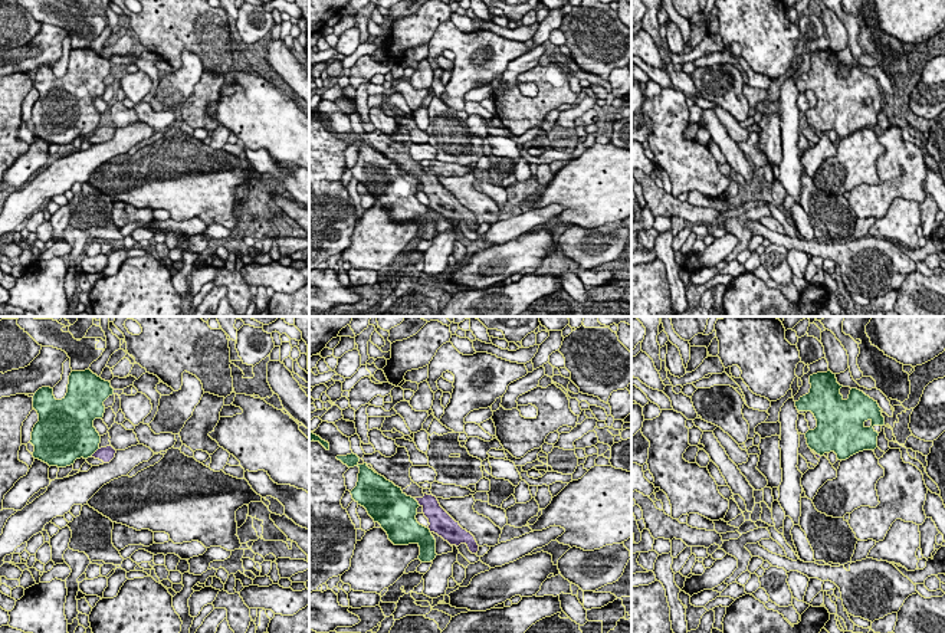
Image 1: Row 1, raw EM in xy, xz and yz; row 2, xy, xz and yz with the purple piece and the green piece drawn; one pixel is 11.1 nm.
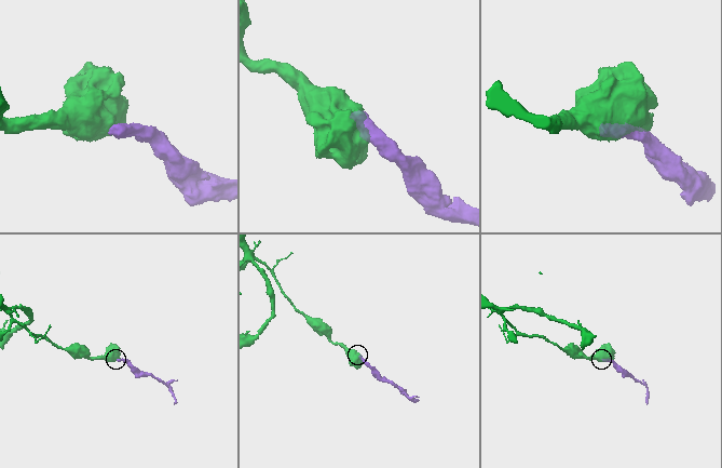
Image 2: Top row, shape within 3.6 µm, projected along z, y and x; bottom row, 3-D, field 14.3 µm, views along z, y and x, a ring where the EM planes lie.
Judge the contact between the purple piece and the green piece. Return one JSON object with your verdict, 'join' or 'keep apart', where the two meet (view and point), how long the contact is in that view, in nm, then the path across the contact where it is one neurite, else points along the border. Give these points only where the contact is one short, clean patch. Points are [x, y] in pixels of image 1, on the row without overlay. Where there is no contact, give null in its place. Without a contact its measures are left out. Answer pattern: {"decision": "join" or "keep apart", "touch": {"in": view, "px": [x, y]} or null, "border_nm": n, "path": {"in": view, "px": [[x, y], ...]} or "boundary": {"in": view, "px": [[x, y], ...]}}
{"decision": "keep apart", "touch": {"in": "xz", "px": [417, 179]}, "border_nm": 130}

